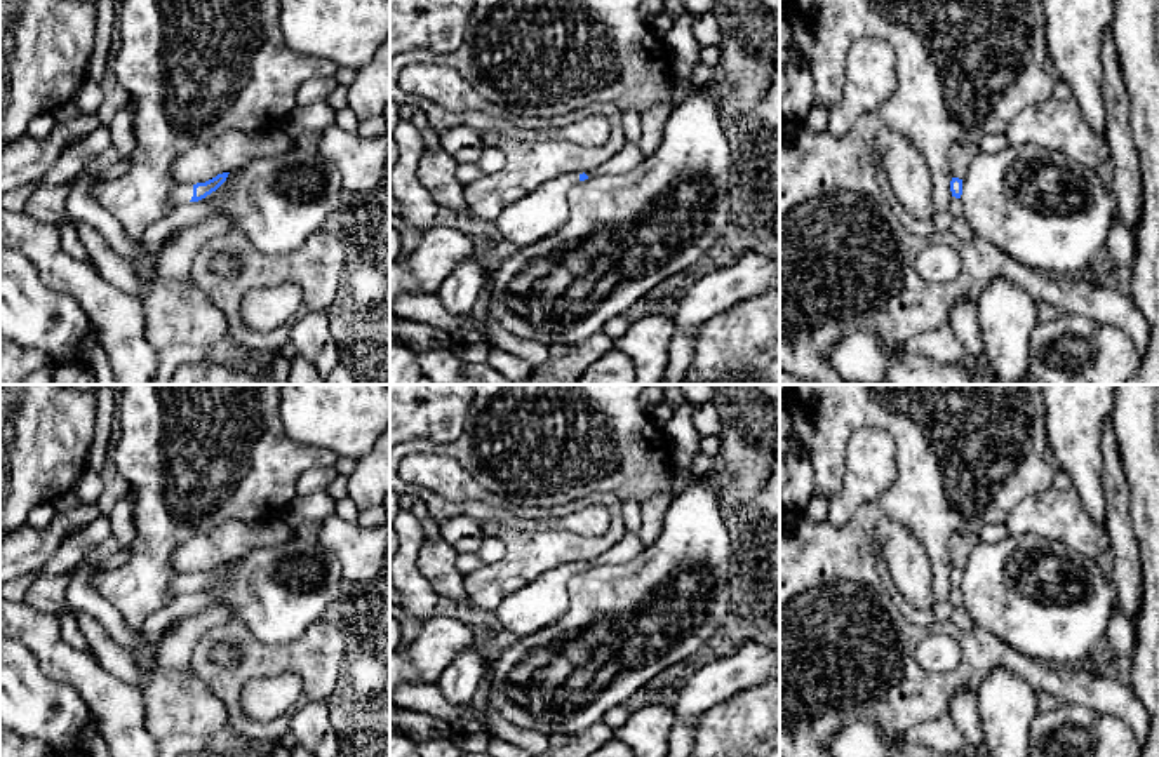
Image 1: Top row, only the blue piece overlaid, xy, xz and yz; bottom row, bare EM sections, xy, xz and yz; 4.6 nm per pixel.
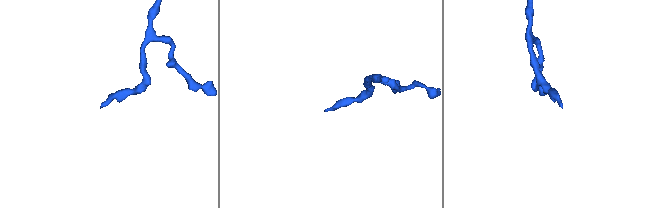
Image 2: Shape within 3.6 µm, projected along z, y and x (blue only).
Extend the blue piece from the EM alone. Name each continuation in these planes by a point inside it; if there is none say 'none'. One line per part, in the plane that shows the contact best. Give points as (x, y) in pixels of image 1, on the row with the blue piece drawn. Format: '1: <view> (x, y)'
1: xy (183, 194)

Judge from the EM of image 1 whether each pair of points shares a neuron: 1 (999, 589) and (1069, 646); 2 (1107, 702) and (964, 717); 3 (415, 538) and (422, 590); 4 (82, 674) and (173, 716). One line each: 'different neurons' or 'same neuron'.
1: same neuron
2: different neurons
3: same neuron
4: different neurons

